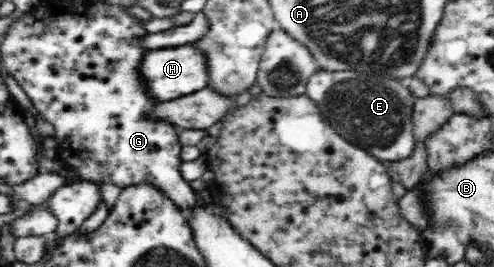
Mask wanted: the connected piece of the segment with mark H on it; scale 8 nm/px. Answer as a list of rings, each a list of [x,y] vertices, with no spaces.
[[[192,44],[148,50],[141,59],[139,69],[140,76],[146,84],[148,95],[158,102],[173,100],[208,87],[205,55]]]

